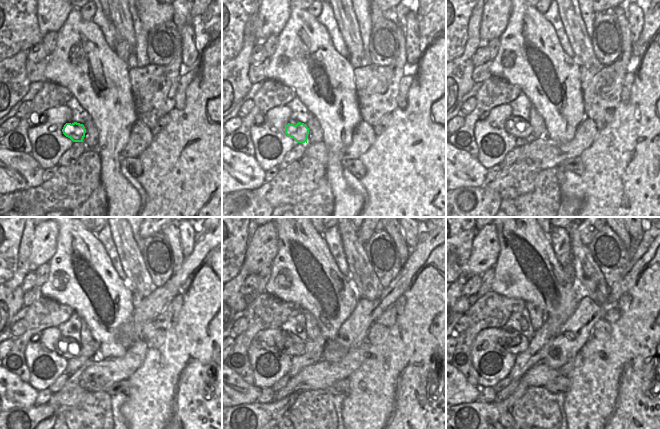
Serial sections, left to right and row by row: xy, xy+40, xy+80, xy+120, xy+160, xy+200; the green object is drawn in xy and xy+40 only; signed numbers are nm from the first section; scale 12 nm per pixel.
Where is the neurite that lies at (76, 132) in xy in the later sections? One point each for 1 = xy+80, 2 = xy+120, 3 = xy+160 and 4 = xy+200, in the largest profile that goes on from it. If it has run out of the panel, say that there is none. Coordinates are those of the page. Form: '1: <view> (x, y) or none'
1: xy+80 (522, 130)
2: xy+120 (62, 348)
3: xy+160 (290, 344)
4: xy+200 (515, 343)

